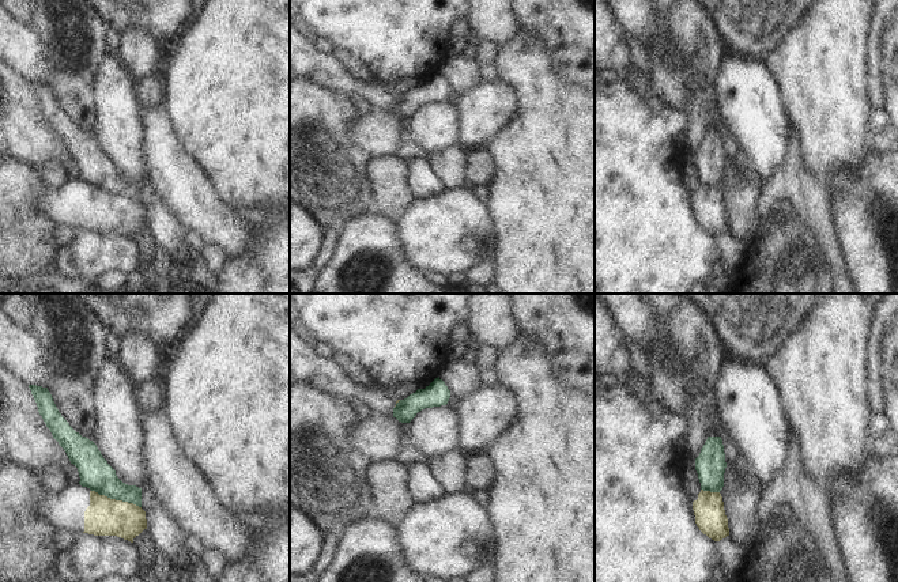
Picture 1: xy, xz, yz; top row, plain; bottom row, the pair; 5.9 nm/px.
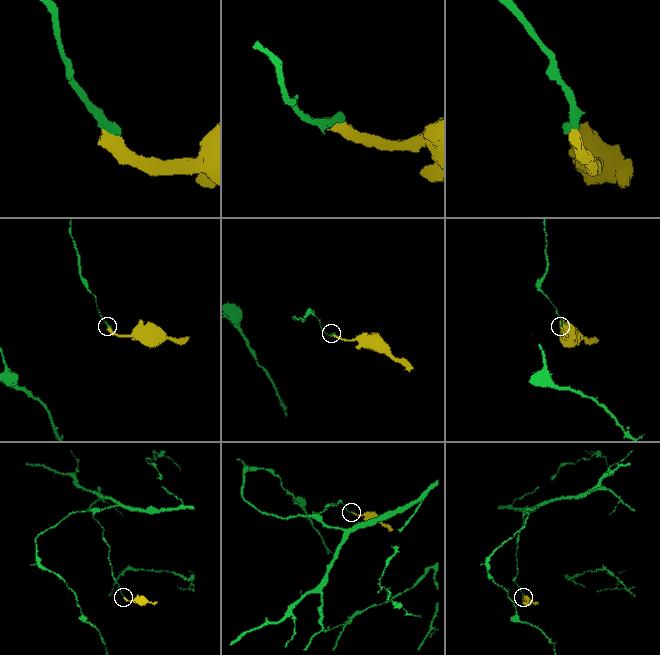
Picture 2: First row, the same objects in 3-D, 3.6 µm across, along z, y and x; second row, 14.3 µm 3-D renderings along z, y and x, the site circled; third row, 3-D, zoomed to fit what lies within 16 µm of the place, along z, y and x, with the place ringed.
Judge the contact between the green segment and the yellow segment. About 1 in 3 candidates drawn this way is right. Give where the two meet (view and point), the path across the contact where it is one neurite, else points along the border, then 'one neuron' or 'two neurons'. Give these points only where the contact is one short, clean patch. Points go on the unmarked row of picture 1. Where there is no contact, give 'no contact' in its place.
contact xy (116, 195); border xy (91, 185), (110, 193), (132, 197), (140, 203); two neurons

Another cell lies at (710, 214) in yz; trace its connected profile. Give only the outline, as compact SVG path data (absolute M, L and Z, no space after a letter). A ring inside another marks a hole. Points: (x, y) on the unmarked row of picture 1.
M703 186L694 193L693 205L699 226L714 237L729 231L728 213L720 188Z

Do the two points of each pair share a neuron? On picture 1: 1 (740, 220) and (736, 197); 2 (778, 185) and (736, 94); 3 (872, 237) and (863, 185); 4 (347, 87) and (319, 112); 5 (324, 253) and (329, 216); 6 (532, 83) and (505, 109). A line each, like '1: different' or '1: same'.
1: same
2: different
3: same
4: different
5: same
6: different

